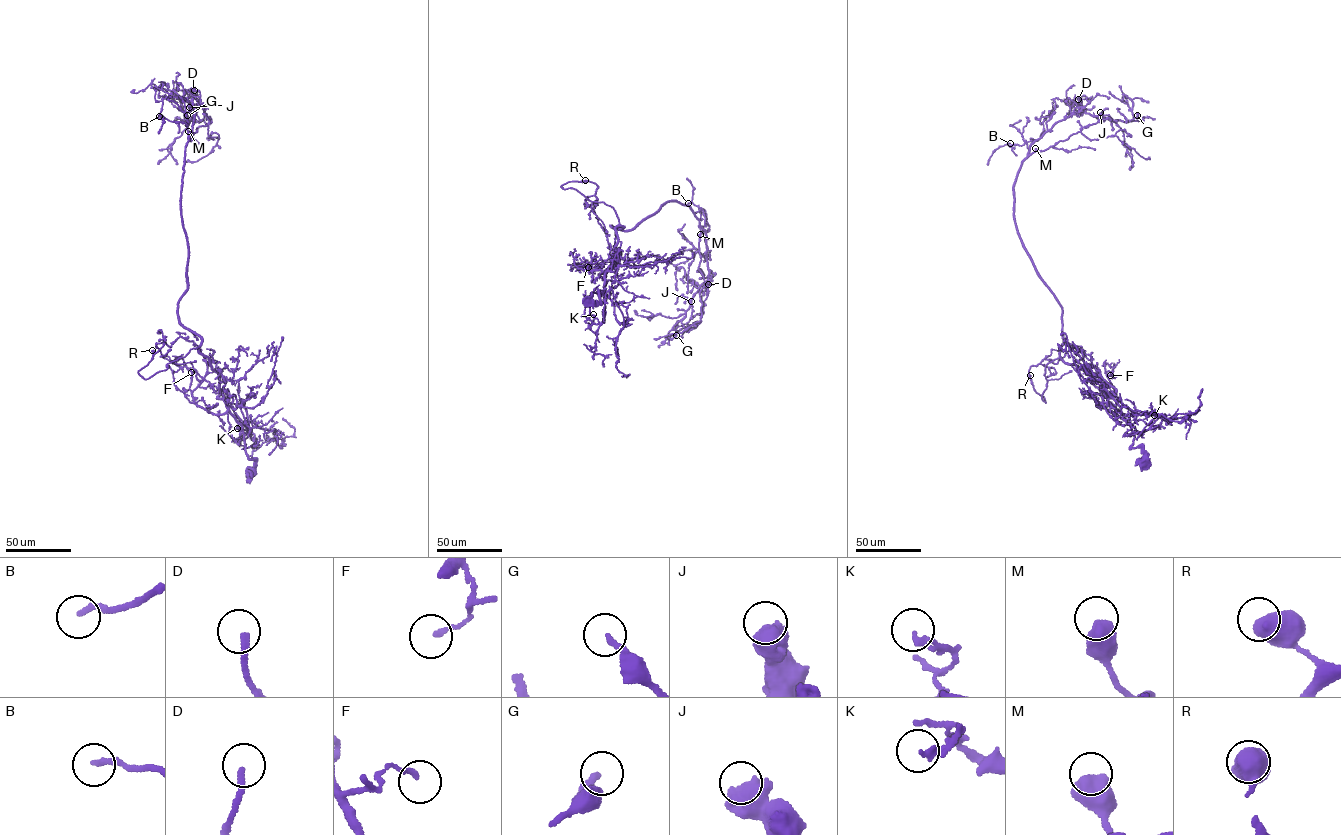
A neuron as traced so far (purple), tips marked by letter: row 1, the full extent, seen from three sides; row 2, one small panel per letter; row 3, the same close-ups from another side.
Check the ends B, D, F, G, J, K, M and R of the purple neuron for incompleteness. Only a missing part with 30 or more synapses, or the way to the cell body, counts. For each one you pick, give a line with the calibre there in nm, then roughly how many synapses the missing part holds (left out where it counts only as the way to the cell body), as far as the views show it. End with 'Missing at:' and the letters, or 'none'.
B: 180 nm | 30 syn
D: 220 nm | 35 syn
J: 600 nm | 60 syn
Missing at: B, D, J

